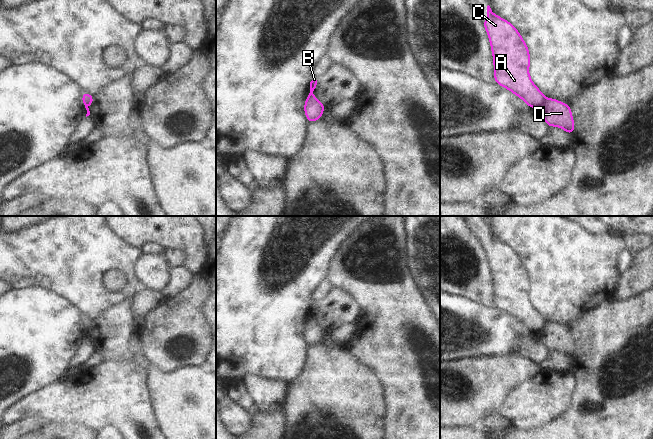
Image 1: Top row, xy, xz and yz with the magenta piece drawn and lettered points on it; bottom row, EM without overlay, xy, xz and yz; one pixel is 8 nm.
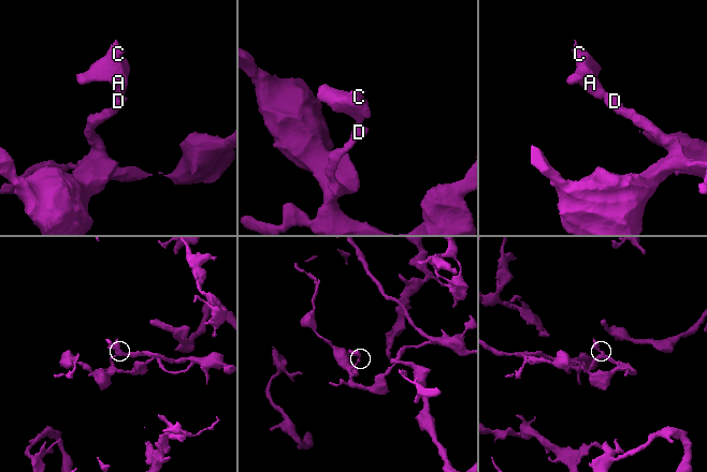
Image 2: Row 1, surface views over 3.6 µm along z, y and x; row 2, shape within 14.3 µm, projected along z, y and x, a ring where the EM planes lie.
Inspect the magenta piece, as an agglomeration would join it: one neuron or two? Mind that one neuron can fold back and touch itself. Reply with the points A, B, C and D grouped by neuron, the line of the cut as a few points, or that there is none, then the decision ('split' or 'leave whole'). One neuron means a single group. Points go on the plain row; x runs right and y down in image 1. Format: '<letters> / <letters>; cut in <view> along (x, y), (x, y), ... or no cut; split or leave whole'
A B C / D; cut in yz along (545, 322), (540, 331); split

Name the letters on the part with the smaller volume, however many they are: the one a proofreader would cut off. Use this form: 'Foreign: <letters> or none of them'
Foreign: A, B, C

